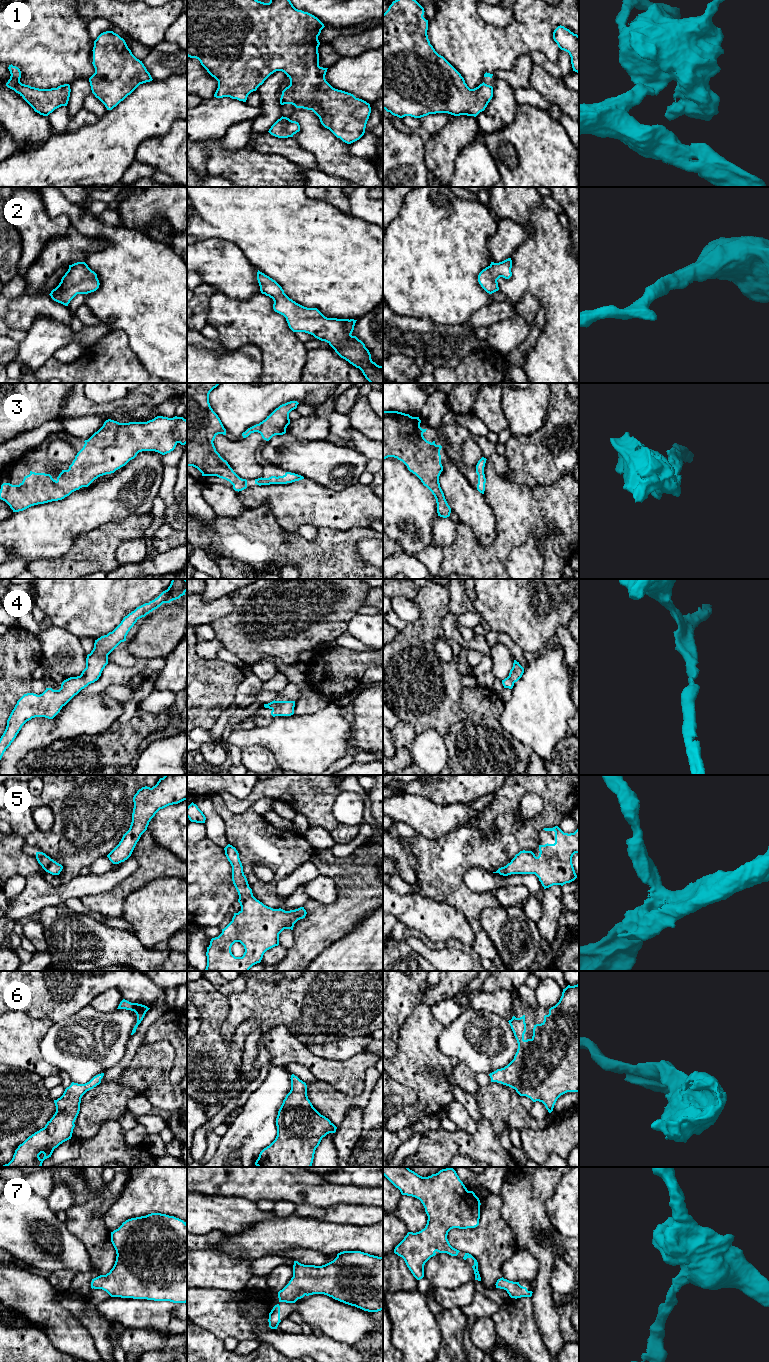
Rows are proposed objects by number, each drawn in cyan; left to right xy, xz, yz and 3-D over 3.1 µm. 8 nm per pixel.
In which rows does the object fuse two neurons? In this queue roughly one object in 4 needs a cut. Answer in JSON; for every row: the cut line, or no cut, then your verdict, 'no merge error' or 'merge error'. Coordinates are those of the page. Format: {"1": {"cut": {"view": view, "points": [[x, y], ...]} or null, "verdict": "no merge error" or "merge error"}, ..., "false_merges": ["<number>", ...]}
{"1": {"cut": null, "verdict": "no merge error"}, "2": {"cut": null, "verdict": "no merge error"}, "3": {"cut": null, "verdict": "no merge error"}, "4": {"cut": null, "verdict": "no merge error"}, "5": {"cut": null, "verdict": "no merge error"}, "6": {"cut": null, "verdict": "no merge error"}, "7": {"cut": null, "verdict": "no merge error"}, "false_merges": []}

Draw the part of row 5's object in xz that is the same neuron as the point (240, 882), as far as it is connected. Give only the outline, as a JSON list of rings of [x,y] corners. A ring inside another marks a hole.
[[[230,844],[224,850],[232,866],[232,881],[239,895],[238,902],[241,910],[234,913],[232,921],[222,929],[218,937],[211,939],[207,947],[207,966],[204,971],[249,971],[253,965],[261,962],[267,950],[279,945],[279,934],[284,929],[293,930],[294,924],[305,918],[307,912],[304,907],[290,911],[281,908],[273,909],[257,900],[244,875],[238,851]],[[235,942],[240,942],[244,946],[245,952],[242,957],[235,957],[231,952],[231,947]]]

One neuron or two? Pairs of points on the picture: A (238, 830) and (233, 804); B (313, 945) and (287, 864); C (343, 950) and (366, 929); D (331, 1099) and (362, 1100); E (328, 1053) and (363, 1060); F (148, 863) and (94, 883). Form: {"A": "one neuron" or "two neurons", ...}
{"A": "two neurons", "B": "two neurons", "C": "one neuron", "D": "one neuron", "E": "two neurons", "F": "two neurons"}

